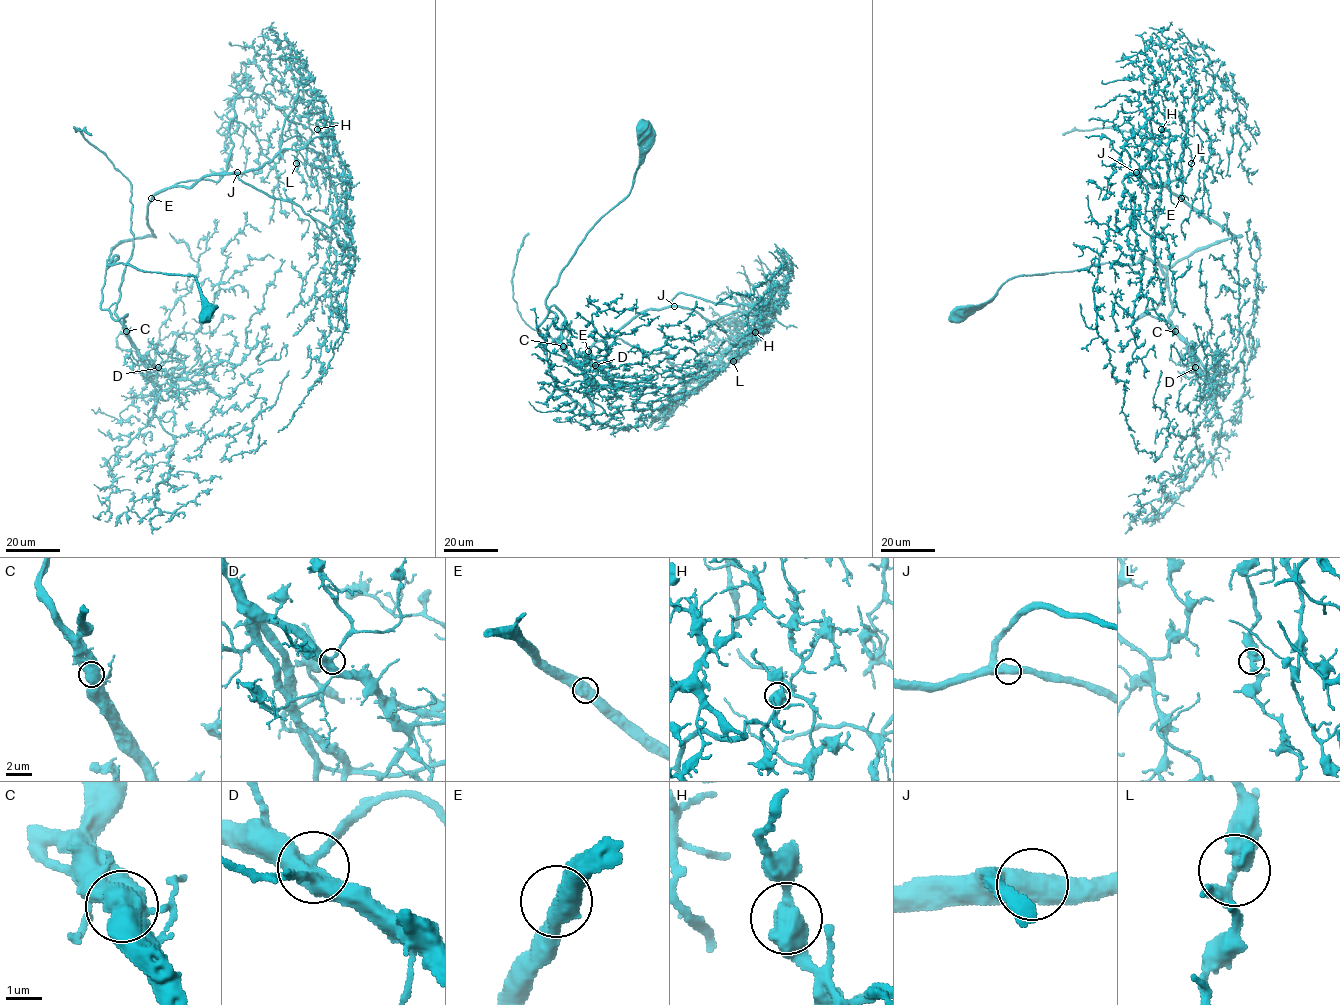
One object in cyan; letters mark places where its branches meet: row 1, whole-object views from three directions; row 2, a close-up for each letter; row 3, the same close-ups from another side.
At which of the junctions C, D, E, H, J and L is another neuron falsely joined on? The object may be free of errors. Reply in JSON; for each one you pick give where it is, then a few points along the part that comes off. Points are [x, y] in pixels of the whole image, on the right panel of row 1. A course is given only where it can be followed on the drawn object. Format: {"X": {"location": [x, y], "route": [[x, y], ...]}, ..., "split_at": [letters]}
{"C": {"location": [1175, 331], "route": [[1175, 330], [1168, 277], [1151, 244], [1169, 172], [1165, 156], [1136, 129], [1063, 135]]}, "split_at": ["C"]}

